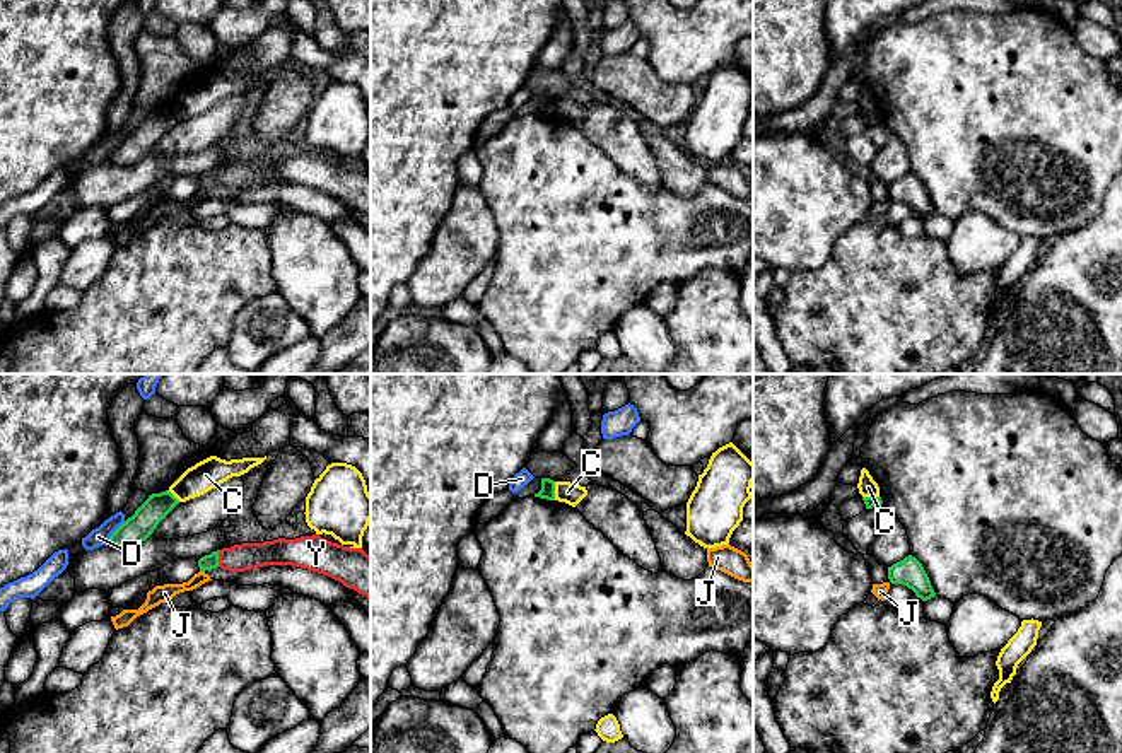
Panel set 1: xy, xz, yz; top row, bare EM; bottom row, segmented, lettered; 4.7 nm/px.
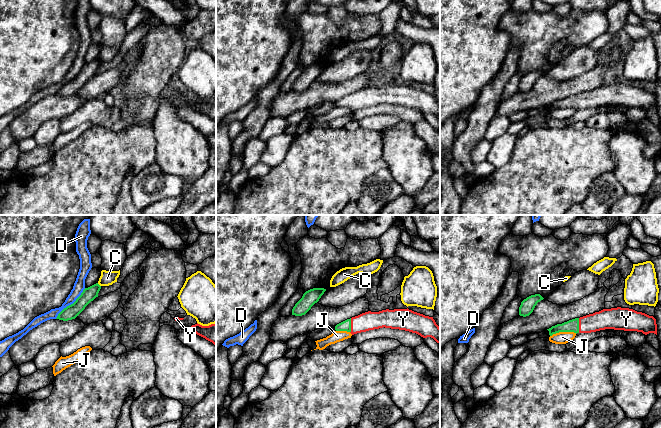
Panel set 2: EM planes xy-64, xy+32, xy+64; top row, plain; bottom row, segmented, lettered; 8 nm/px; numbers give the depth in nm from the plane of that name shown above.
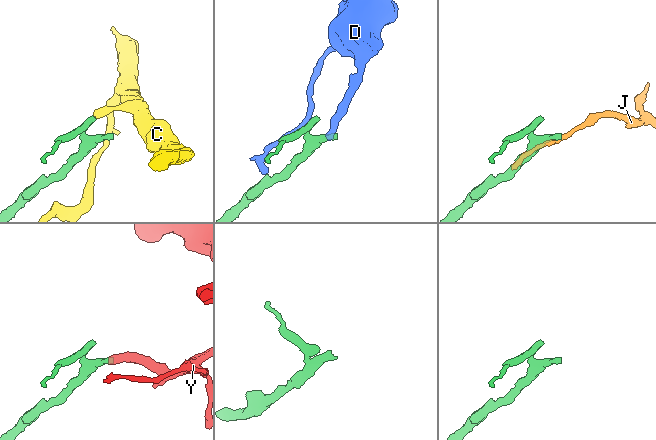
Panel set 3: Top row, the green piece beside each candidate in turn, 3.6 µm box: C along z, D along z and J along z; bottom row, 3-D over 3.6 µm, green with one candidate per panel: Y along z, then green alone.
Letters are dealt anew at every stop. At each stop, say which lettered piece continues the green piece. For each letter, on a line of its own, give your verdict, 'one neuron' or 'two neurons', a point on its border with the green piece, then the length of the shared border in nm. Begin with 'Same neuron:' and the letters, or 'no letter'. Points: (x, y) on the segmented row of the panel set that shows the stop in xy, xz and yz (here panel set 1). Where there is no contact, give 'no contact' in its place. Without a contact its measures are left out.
Same neuron: Y
C: two neurons; contact xz (554, 490); length 90 nm
D: two neurons; contact xy (116, 530); length 120 nm
J: two neurons; contact xy (202, 571); length 30 nm
Y: one neuron; contact xy (217, 559); length 80 nm

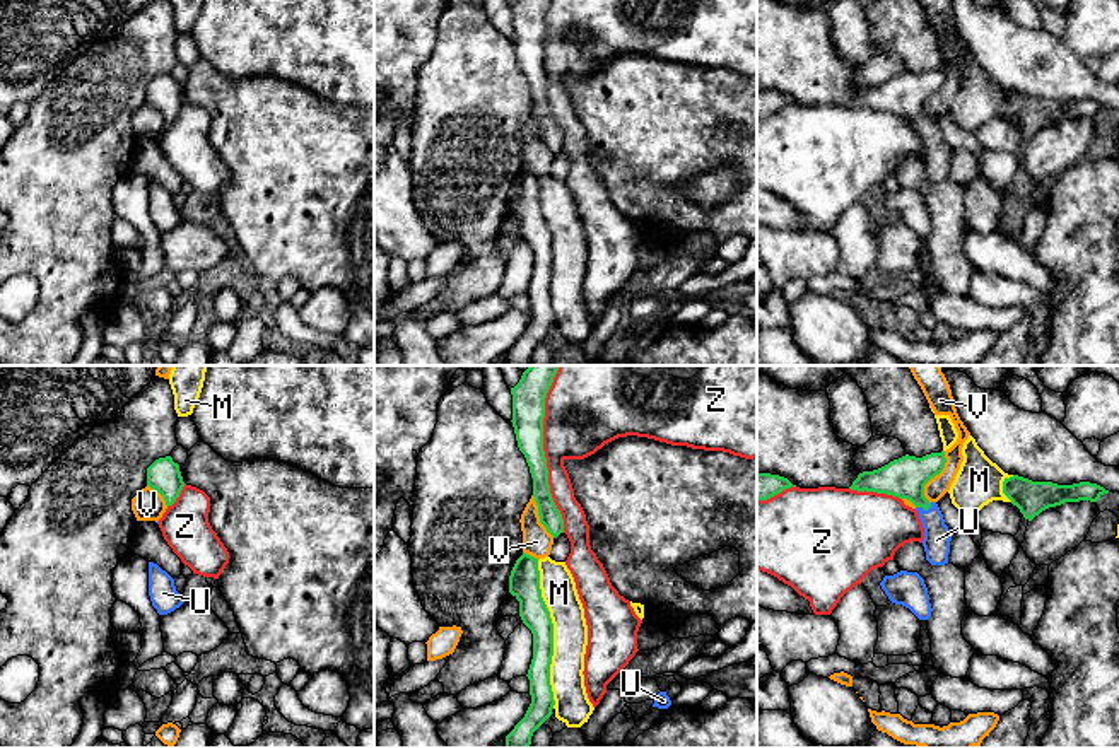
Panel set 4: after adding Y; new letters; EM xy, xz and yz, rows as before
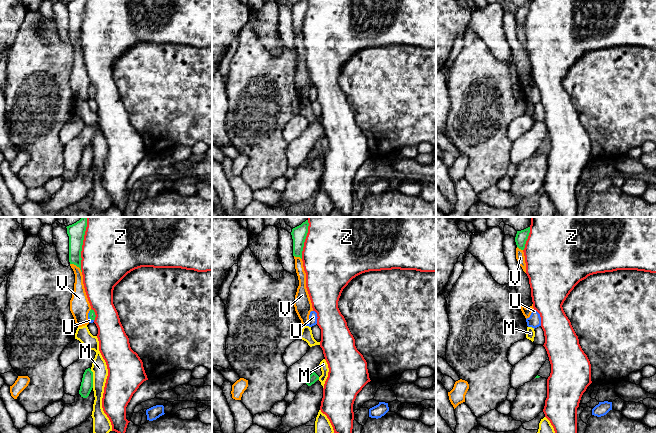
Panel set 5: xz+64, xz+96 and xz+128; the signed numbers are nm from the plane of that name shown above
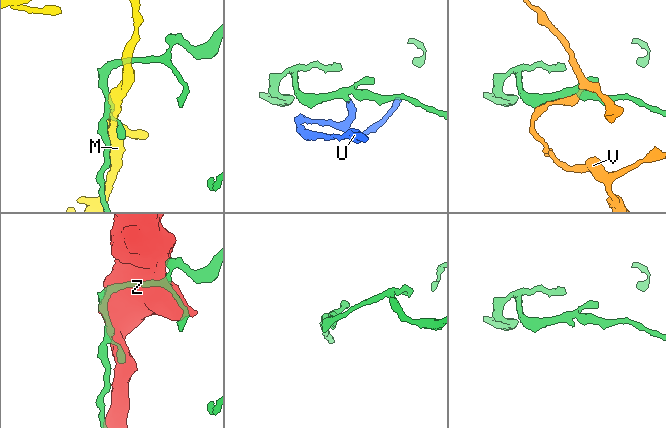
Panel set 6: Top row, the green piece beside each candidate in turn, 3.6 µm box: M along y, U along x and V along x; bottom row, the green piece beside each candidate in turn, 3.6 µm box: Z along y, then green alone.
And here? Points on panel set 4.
Same neuron: U
M: two neurons; contact xz (552, 634); length 700 nm
U: one neuron; contact yz (925, 509); length 80 nm
V: two neurons; contact yz (933, 477); length 260 nm
Z: two neurons; contact xz (542, 449); length 800 nm

